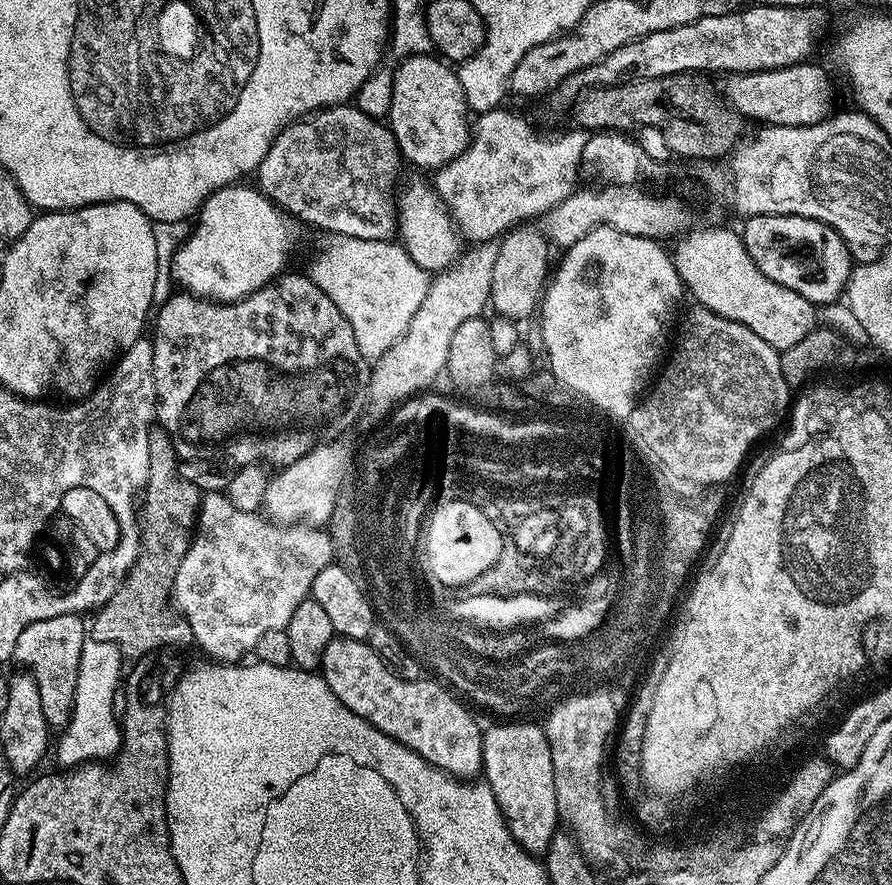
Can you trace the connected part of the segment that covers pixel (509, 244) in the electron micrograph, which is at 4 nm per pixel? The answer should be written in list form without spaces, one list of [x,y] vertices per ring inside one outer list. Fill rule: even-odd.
[[[517,226],[499,241],[492,275],[491,307],[501,316],[523,322],[538,306],[538,297],[549,275],[548,248],[550,241],[539,227]]]

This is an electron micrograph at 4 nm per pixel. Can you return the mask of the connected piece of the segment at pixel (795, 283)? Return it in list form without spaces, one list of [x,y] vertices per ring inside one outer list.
[[[750,216],[743,221],[743,224],[742,239],[750,258],[756,267],[762,270],[762,274],[766,274],[783,288],[794,290],[802,298],[817,306],[830,303],[832,296],[838,295],[839,292],[841,295],[845,291],[854,260],[848,257],[850,248],[843,240],[836,238],[833,239],[833,244],[828,244],[829,233],[823,224],[801,216]]]

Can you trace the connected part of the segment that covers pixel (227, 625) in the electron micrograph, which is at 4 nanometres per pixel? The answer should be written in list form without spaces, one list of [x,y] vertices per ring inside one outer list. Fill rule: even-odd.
[[[209,491],[200,501],[192,545],[174,578],[171,603],[184,615],[191,639],[196,639],[197,646],[216,662],[243,661],[247,652],[255,653],[258,638],[266,630],[288,627],[284,620],[276,620],[276,584],[270,586],[272,602],[264,608],[262,598],[268,592],[268,580],[262,580],[260,572],[256,522],[260,516],[259,511],[236,509],[223,491]]]

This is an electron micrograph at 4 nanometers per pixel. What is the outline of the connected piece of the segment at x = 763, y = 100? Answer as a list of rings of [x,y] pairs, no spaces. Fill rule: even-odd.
[[[801,62],[774,71],[729,73],[721,91],[727,103],[741,116],[764,120],[767,125],[780,127],[790,125],[816,125],[827,119],[830,108],[828,88],[824,85],[822,72],[814,64]]]

